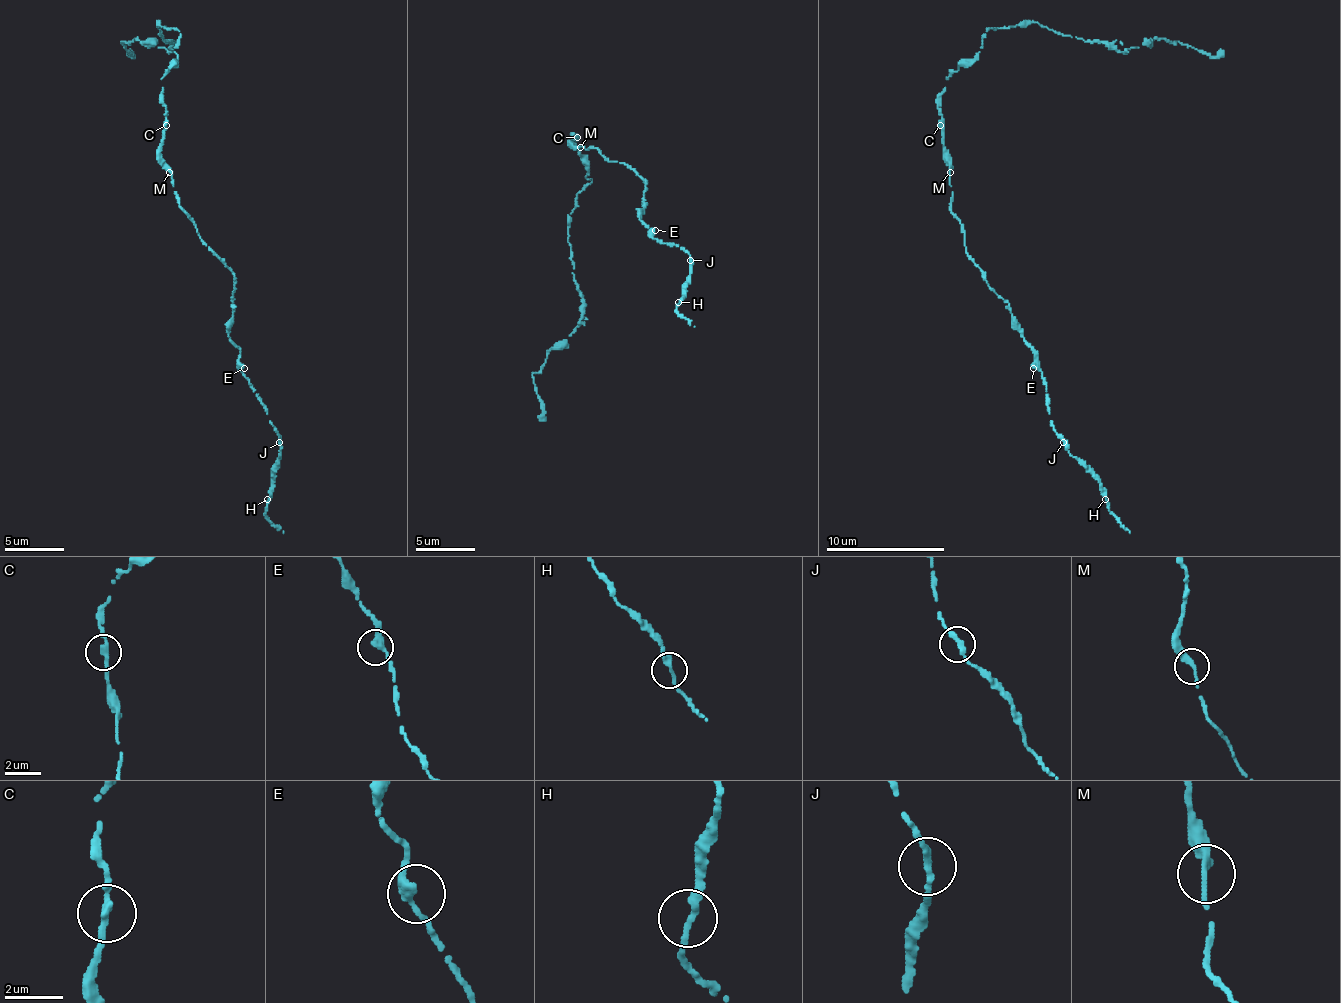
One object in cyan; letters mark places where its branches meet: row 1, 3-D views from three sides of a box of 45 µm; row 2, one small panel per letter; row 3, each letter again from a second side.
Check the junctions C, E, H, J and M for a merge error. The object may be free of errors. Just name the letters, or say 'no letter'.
no letter

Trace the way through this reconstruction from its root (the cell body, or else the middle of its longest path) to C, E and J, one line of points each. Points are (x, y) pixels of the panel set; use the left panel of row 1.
C: (169, 169), (160, 157), (160, 139), (166, 124)
E: (169, 169), (178, 207), (196, 225), (202, 243), (235, 276), (229, 338), (241, 350), (238, 362), (244, 368)
J: (169, 169), (178, 207), (235, 276), (229, 338), (241, 350), (238, 368), (279, 442)

